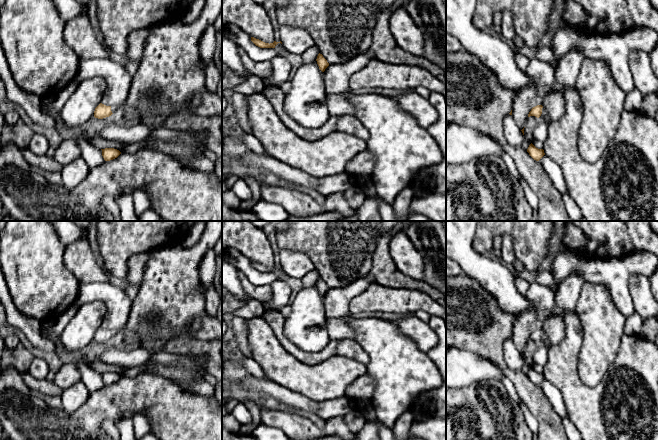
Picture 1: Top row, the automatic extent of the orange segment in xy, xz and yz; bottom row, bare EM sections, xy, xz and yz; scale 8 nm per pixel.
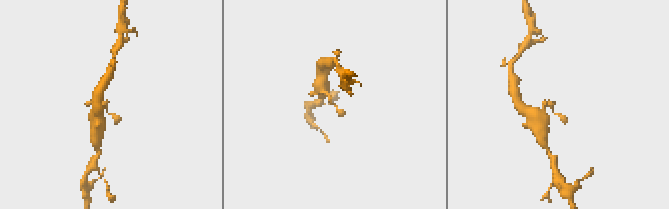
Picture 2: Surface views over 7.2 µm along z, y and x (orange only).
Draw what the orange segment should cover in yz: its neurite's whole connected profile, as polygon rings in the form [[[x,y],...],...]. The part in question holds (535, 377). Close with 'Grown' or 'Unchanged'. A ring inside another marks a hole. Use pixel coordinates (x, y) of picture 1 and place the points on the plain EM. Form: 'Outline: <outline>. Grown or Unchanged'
Outline: [[[532,367],[529,369],[527,376],[536,385],[539,385],[545,379],[543,373],[536,372]]]. Unchanged

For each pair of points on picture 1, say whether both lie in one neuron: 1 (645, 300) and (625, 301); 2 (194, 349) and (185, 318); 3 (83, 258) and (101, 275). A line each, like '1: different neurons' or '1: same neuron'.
1: different neurons
2: different neurons
3: same neuron

